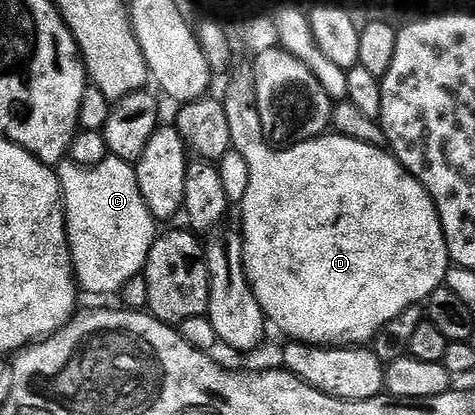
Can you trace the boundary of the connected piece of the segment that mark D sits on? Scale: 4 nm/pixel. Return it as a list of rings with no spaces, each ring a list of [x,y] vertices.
[[[235,62],[229,72],[229,79],[230,84],[226,87],[226,95],[223,94],[221,100],[224,105],[224,114],[228,116],[228,130],[232,132],[230,145],[233,151],[240,153],[240,157],[244,157],[244,161],[248,161],[248,193],[244,193],[244,201],[240,205],[242,256],[250,288],[263,315],[273,326],[275,323],[284,334],[290,335],[286,337],[299,343],[319,347],[369,344],[375,333],[384,325],[388,325],[388,321],[392,321],[392,317],[398,317],[404,309],[409,307],[425,304],[428,293],[432,293],[432,289],[441,287],[446,282],[446,272],[450,270],[452,264],[442,222],[432,197],[426,192],[424,185],[416,181],[416,177],[406,172],[405,167],[389,150],[364,145],[364,141],[352,141],[343,135],[323,133],[317,139],[306,139],[302,143],[272,145],[270,140],[264,137],[264,129],[260,125],[253,66],[249,62]]]

